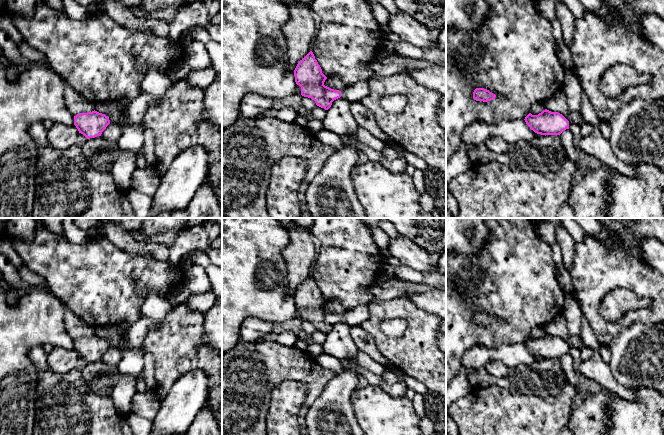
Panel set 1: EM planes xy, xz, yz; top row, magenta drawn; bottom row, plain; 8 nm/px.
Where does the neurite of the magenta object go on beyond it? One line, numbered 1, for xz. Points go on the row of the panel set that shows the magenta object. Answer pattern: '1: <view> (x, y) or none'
1: none

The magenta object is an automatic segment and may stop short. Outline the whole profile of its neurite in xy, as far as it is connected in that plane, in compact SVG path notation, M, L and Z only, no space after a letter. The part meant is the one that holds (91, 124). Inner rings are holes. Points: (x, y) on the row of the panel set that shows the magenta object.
M97 111L80 113L74 116L74 125L87 139L101 136L110 124L108 116Z

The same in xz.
M312 51L300 60L294 70L295 82L301 87L301 95L311 98L316 105L328 110L332 102L341 97L341 91L324 85L327 77Z

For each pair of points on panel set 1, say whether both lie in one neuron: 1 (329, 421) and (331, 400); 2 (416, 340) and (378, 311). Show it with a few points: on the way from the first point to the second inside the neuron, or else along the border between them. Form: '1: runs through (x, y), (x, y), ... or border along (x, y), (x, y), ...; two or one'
1: runs through (331, 416), (331, 405); one
2: runs through (416, 327), (401, 309), (391, 309); one

